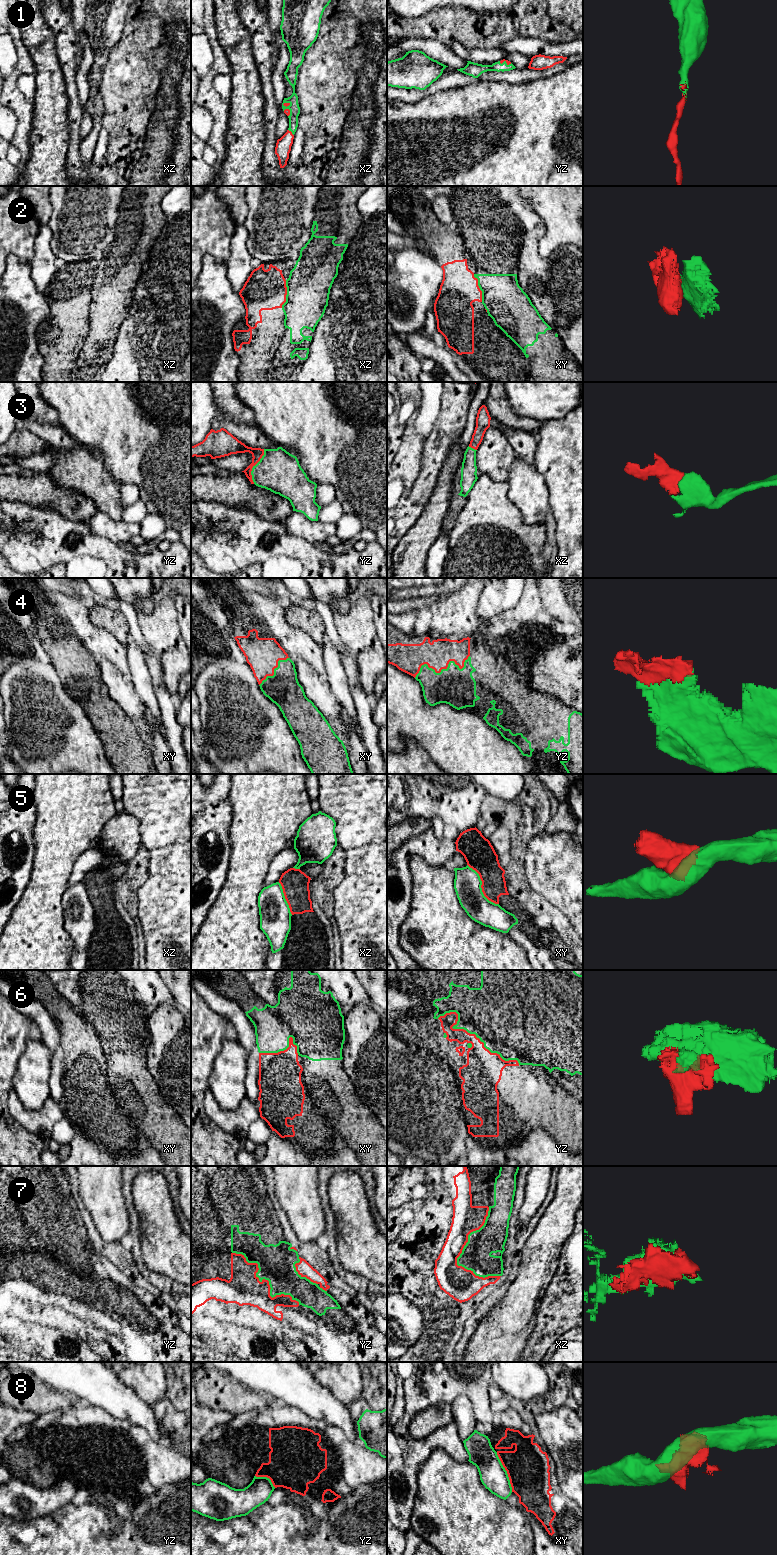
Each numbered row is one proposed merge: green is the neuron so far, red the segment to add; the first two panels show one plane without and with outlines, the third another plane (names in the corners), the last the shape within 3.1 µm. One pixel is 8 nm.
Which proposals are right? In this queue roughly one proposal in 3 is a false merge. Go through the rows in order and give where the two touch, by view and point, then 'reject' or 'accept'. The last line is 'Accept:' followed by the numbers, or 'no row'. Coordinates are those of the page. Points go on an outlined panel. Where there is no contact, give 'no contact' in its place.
1: contact xz (291, 131); accept
2: contact xy (479, 287); reject
3: contact yz (254, 466); accept
4: contact yz (443, 669); accept
5: contact xy (480, 886); reject
6: contact yz (471, 1033); reject
7: contact xz (464, 1247); reject
8: contact xy (506, 1472); reject
Accept: 1, 3, 4

